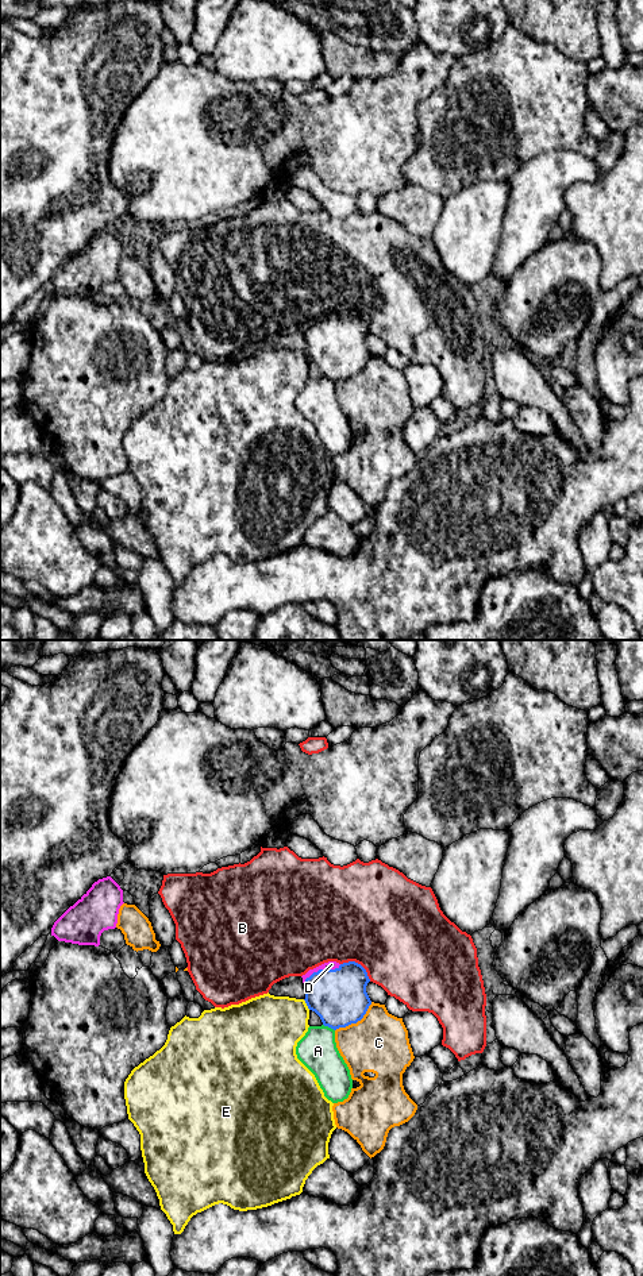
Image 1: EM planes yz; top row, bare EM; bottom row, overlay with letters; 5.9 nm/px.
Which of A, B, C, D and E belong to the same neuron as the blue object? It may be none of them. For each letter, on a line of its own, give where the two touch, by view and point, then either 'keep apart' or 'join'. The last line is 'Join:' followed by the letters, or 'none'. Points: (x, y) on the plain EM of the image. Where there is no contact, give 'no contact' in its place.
A: meets blue in yz at (328, 378); keep apart
B: meets blue in yz at (357, 315); keep apart
C: meets blue in yz at (355, 374); keep apart
D: meets blue in yz at (320, 322); join
E: meets blue in yz at (307, 357); keep apart
Join: D

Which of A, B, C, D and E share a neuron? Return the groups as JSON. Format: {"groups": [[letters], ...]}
{"groups": [["A"], ["B"], ["C"], ["D"], ["E"]]}

